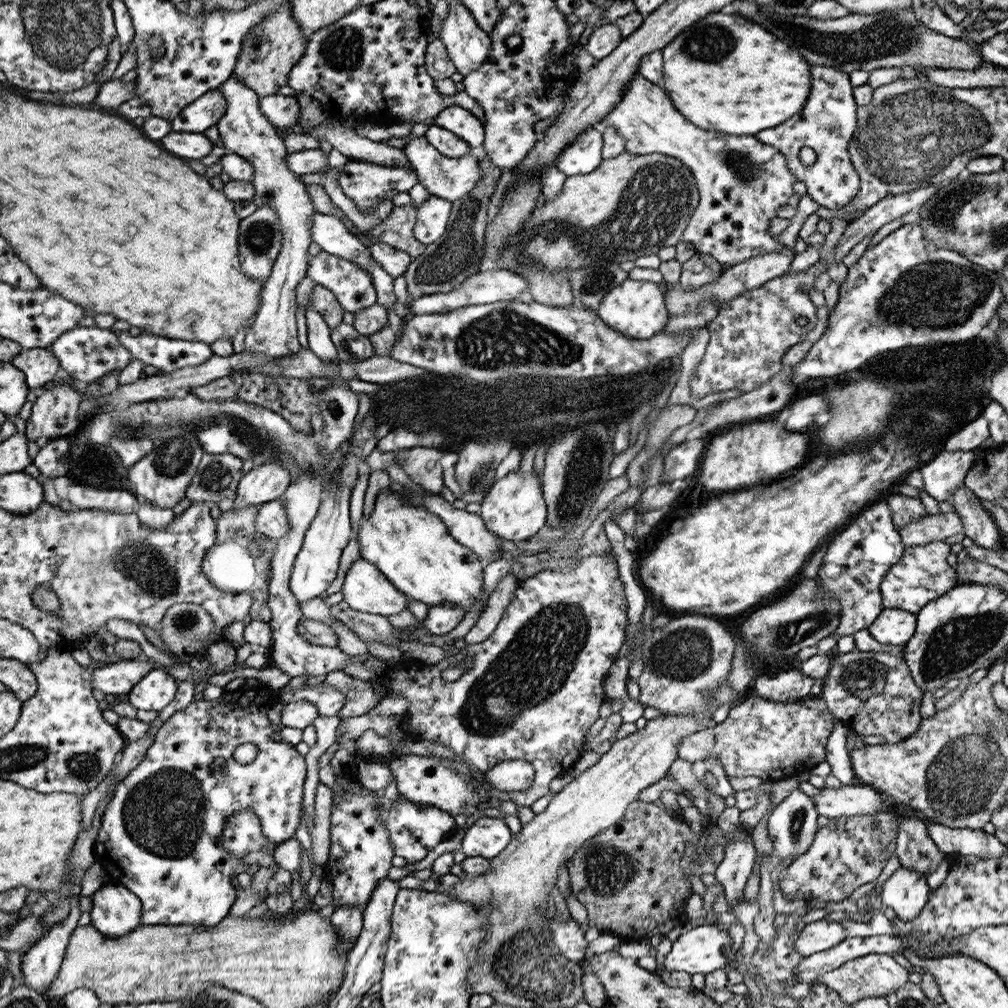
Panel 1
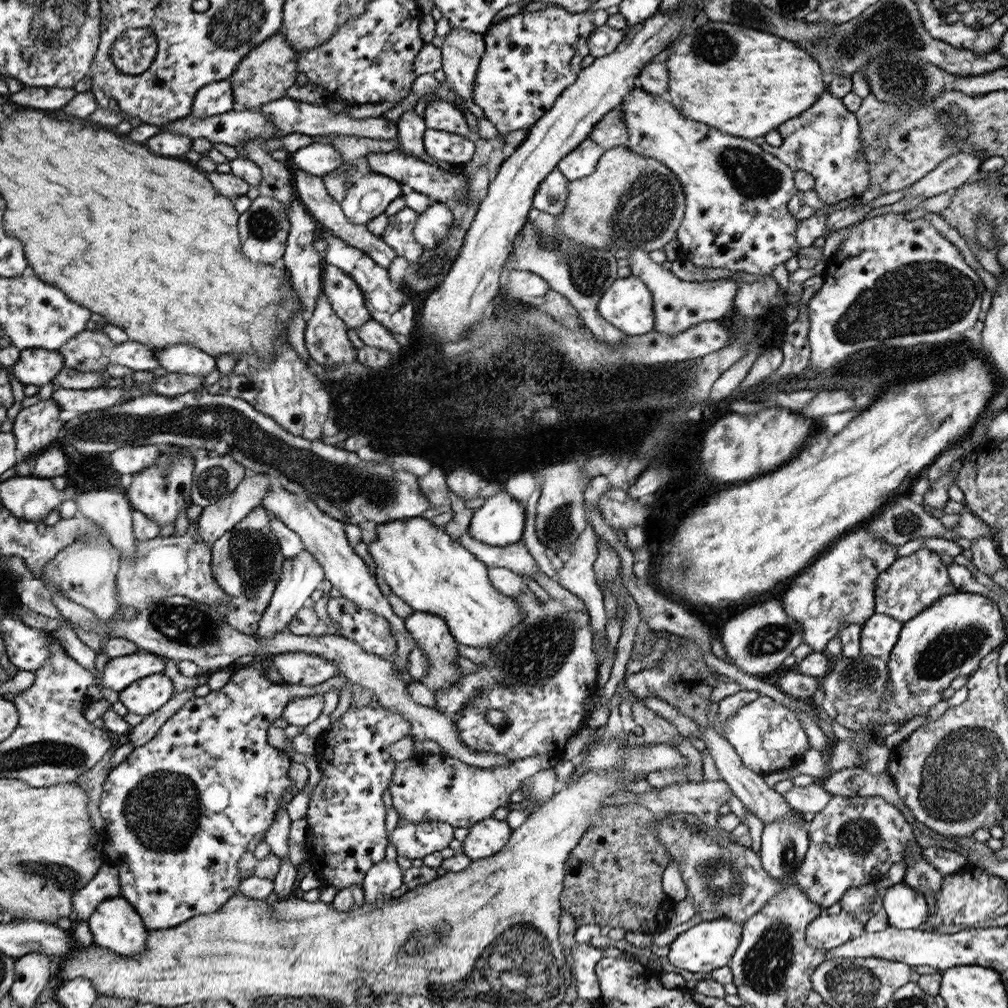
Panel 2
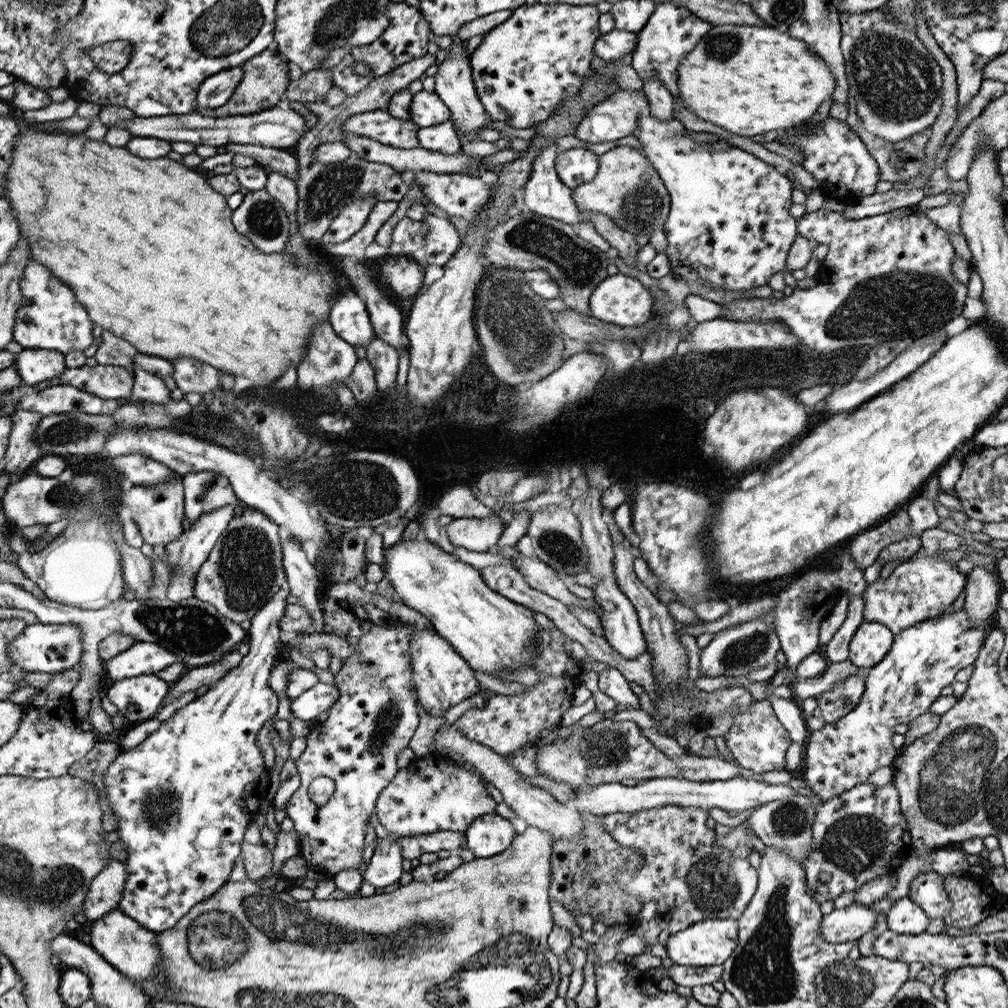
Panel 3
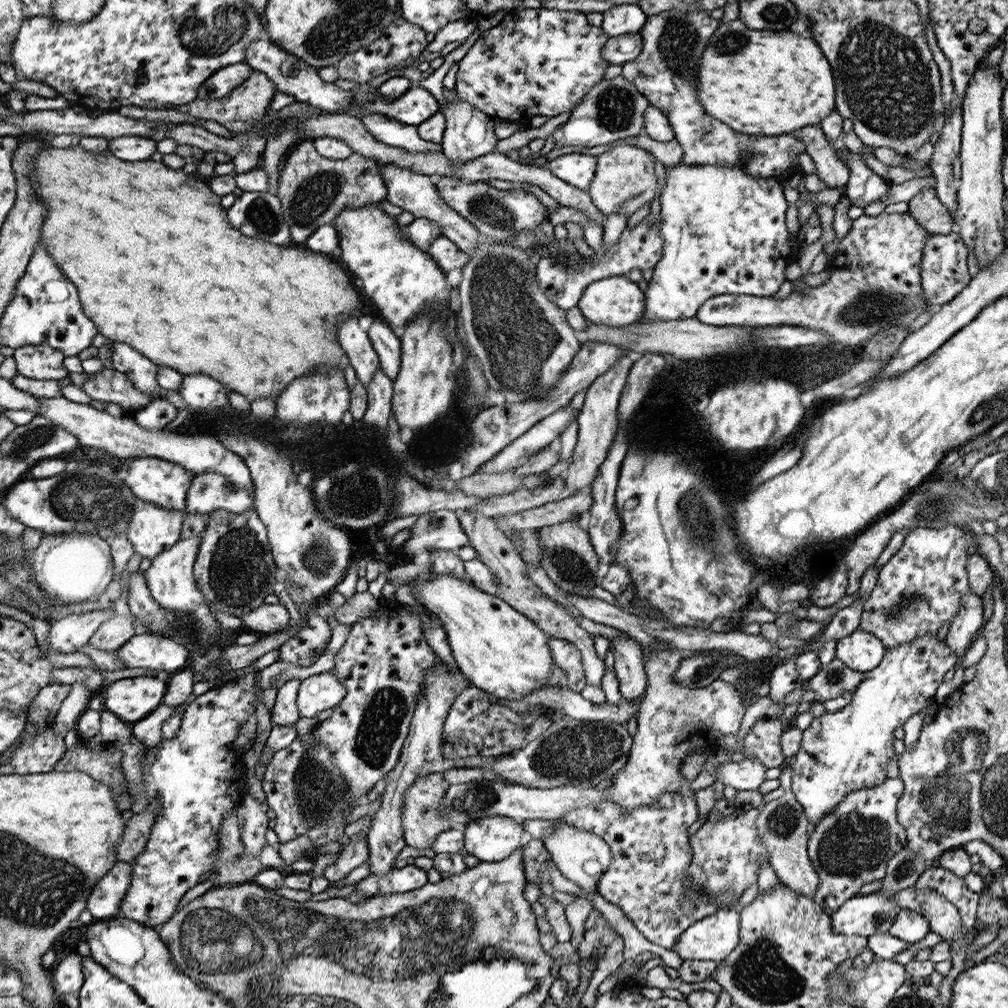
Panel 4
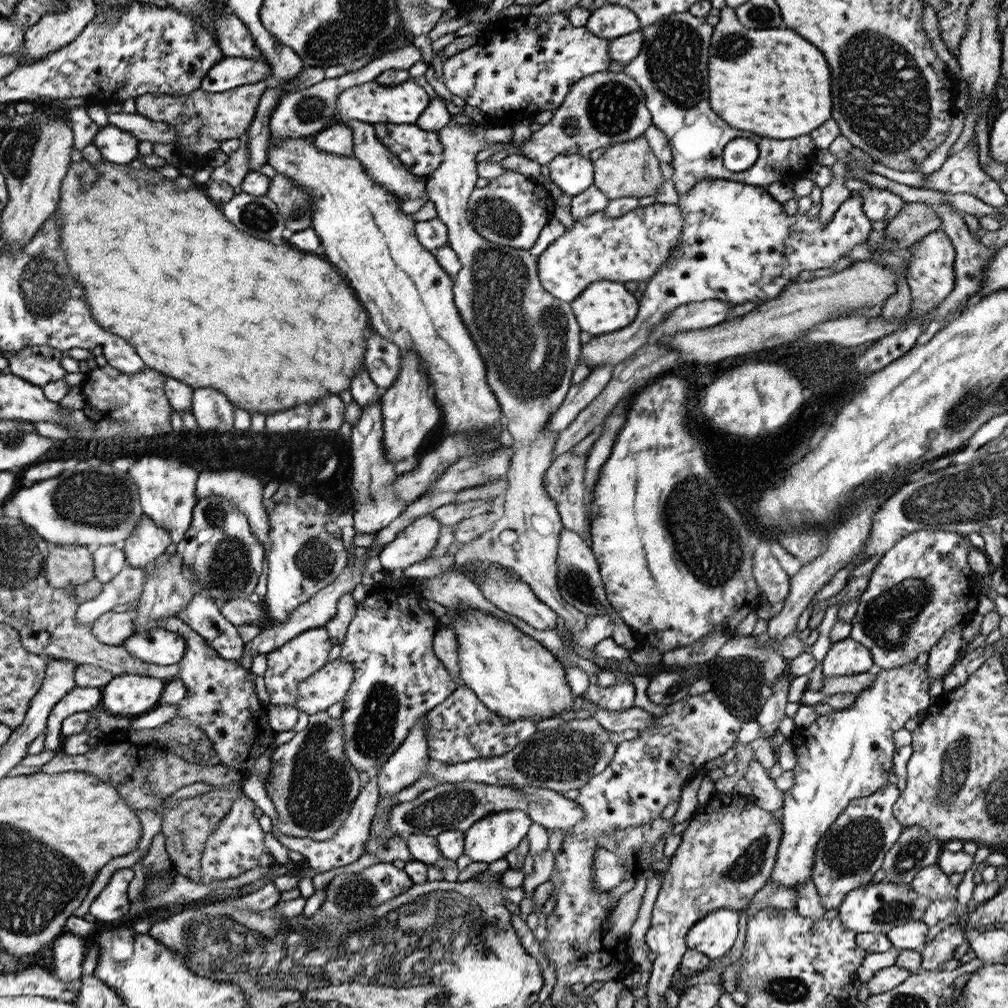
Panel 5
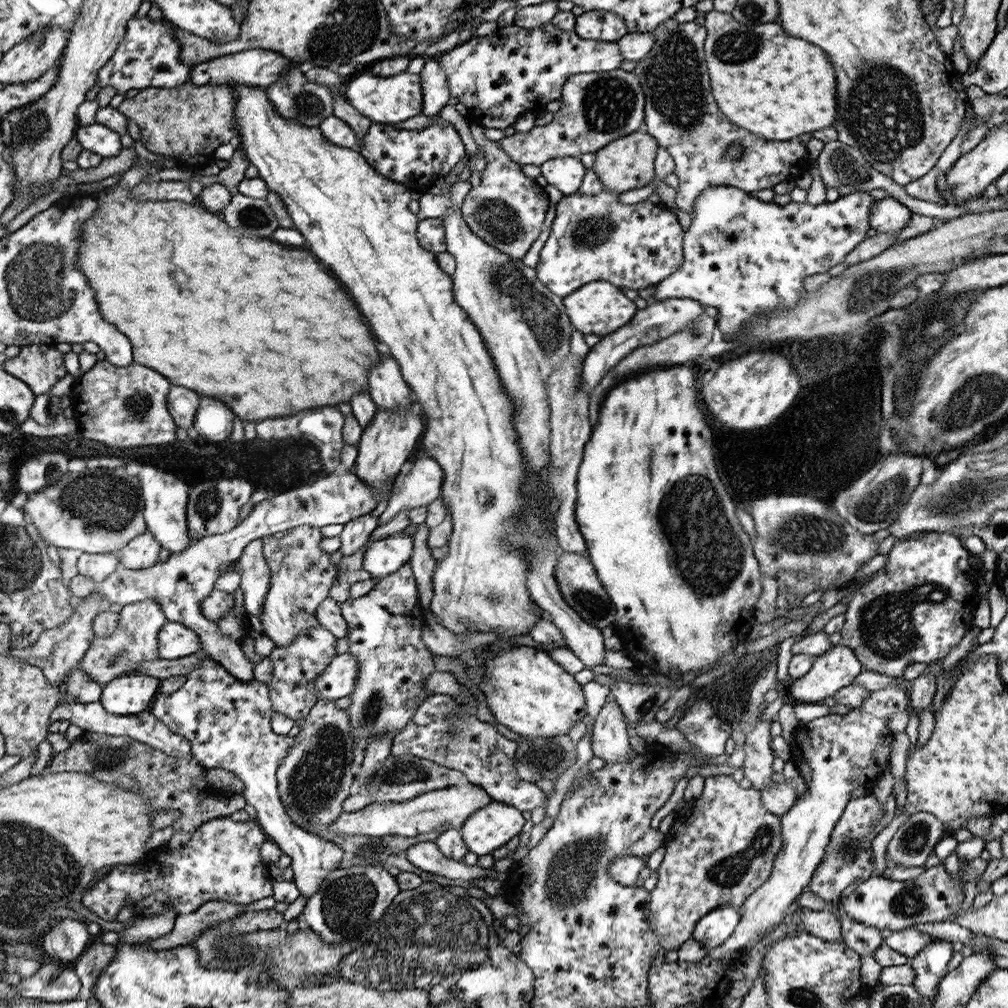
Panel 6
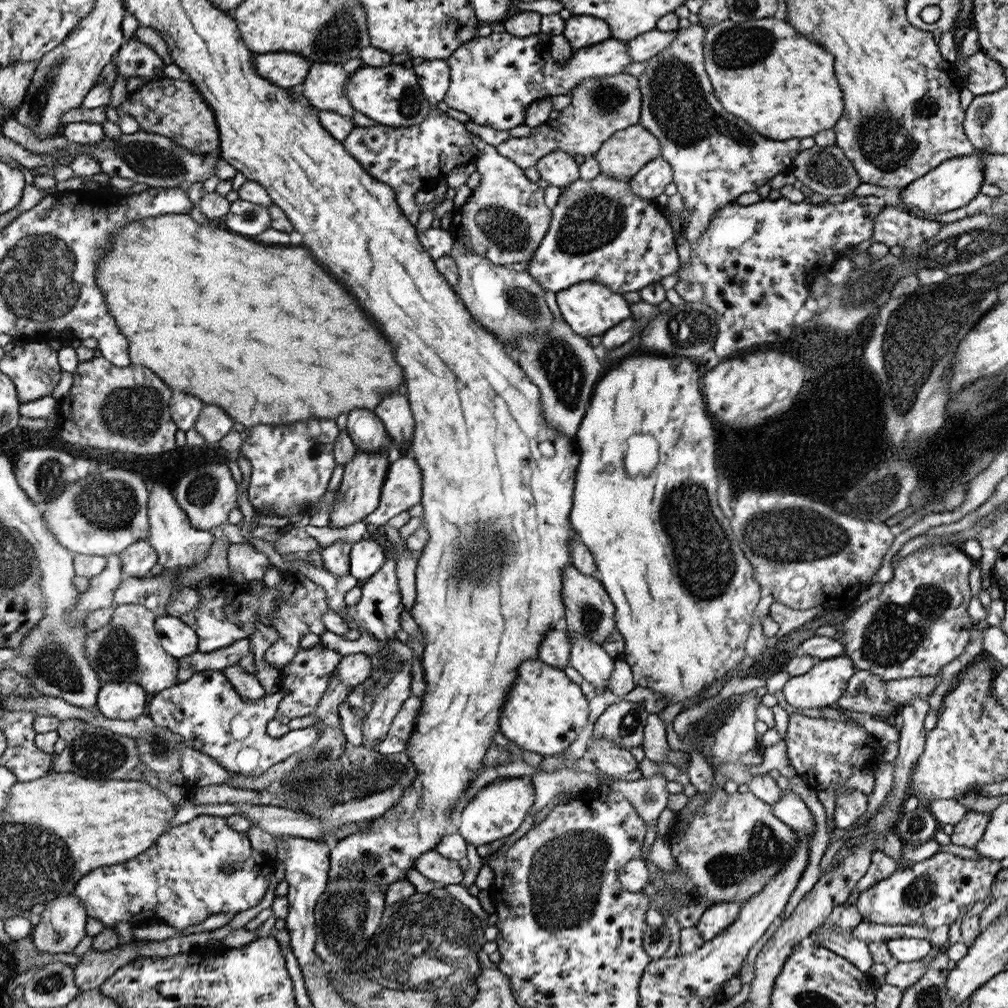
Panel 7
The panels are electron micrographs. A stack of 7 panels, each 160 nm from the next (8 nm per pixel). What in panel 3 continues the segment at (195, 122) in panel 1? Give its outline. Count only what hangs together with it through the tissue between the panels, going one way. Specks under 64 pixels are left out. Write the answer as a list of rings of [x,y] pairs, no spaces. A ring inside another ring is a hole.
[[[236,67],[210,76],[198,88],[197,103],[203,111],[222,106],[233,96],[243,76],[243,68]]]

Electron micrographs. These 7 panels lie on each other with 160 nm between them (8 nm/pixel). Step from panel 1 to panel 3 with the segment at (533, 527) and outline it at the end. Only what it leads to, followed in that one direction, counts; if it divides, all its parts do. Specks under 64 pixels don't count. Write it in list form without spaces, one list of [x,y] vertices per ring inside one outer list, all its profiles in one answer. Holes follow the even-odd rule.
[[[498,515],[488,518],[458,518],[448,526],[448,539],[468,551],[488,552],[494,548],[508,527]]]

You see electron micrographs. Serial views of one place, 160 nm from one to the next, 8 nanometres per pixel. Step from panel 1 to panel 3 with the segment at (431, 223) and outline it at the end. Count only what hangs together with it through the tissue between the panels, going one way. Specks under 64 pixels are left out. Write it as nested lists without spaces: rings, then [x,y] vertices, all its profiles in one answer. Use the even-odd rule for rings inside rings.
[[[426,214],[423,222],[427,228],[426,241],[423,246],[426,252],[426,262],[444,266],[461,247],[463,238],[449,217]]]

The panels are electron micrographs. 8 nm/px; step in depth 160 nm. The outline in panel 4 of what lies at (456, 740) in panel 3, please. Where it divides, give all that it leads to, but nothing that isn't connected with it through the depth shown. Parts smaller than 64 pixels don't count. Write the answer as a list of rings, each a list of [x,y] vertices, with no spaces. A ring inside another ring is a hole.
[[[562,818],[554,821],[554,828],[554,833],[546,837],[544,842],[558,870],[568,880],[576,882],[584,892],[597,892],[600,879],[610,868],[613,859],[613,854],[608,843],[597,834],[568,826],[562,821]]]

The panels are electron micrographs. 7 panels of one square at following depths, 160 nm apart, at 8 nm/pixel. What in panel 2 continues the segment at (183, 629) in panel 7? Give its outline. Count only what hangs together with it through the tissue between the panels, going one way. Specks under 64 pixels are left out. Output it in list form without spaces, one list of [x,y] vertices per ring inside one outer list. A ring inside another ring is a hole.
[[[149,651],[138,652],[110,659],[102,673],[95,670],[96,678],[102,680],[102,686],[121,693],[134,682],[151,677],[152,674],[163,673],[167,660],[159,654]]]

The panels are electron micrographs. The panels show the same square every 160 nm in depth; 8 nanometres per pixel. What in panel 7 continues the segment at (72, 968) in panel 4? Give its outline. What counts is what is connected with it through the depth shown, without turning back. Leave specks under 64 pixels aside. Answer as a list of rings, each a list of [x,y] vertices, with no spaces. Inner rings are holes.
[[[74,893],[48,901],[38,917],[30,937],[42,953],[72,953],[87,935],[85,926],[89,916]]]

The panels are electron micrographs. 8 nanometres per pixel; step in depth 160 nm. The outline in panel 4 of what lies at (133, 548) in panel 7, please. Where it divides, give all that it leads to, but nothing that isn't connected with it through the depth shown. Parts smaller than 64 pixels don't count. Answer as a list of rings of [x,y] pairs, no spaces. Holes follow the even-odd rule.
[[[136,497],[127,525],[127,538],[134,545],[134,553],[152,560],[171,549],[181,541],[185,516],[184,511],[166,510]]]

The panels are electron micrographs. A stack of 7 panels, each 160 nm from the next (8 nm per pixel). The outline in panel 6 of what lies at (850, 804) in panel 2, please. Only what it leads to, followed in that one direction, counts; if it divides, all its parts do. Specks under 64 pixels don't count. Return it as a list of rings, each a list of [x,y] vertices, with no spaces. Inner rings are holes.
[[[873,794],[850,799],[840,820],[834,826],[823,861],[815,870],[809,884],[809,890],[815,898],[828,903],[841,898],[840,893],[850,884],[860,884],[868,880],[874,869],[870,863],[870,851],[874,834],[871,834],[878,821],[885,814],[885,806],[880,804]]]

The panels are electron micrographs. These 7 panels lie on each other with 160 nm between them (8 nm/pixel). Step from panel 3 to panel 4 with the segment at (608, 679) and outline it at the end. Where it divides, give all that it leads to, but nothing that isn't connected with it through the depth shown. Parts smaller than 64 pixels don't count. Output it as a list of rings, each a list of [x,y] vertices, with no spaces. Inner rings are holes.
[[[458,509],[457,514],[462,522],[464,532],[467,532],[471,538],[470,545],[478,553],[478,559],[486,564],[490,573],[494,575],[496,583],[499,584],[500,590],[495,596],[532,619],[532,622],[537,623],[540,630],[545,631],[550,637],[573,642],[581,650],[582,666],[584,666],[587,684],[601,686],[602,678],[606,674],[606,666],[604,660],[597,655],[593,637],[586,629],[582,629],[565,610],[546,598],[541,589],[532,582],[526,564],[521,560],[513,542],[507,538],[502,530],[496,527],[494,517],[485,514],[473,514],[473,512],[467,512],[465,509]]]

